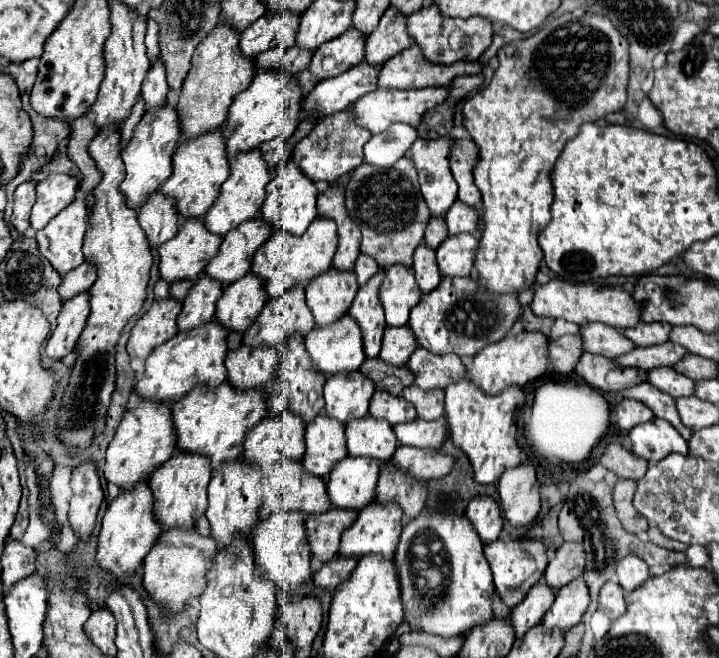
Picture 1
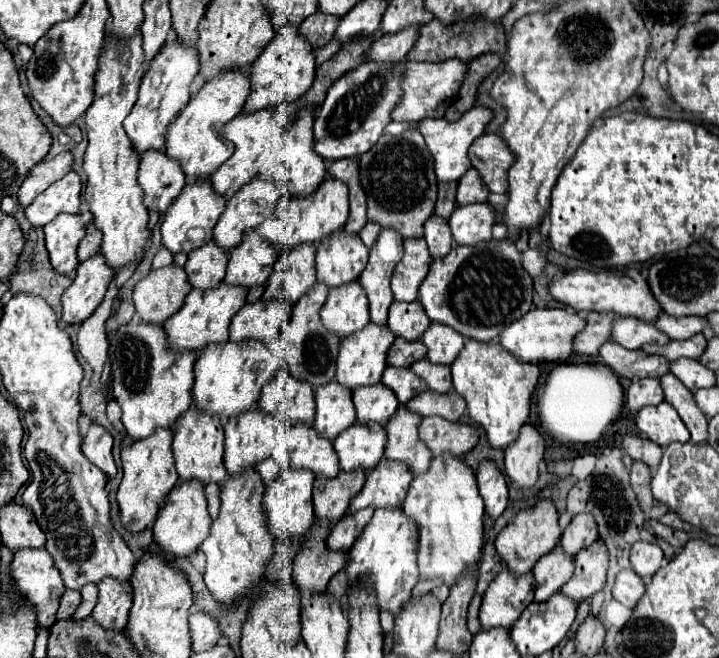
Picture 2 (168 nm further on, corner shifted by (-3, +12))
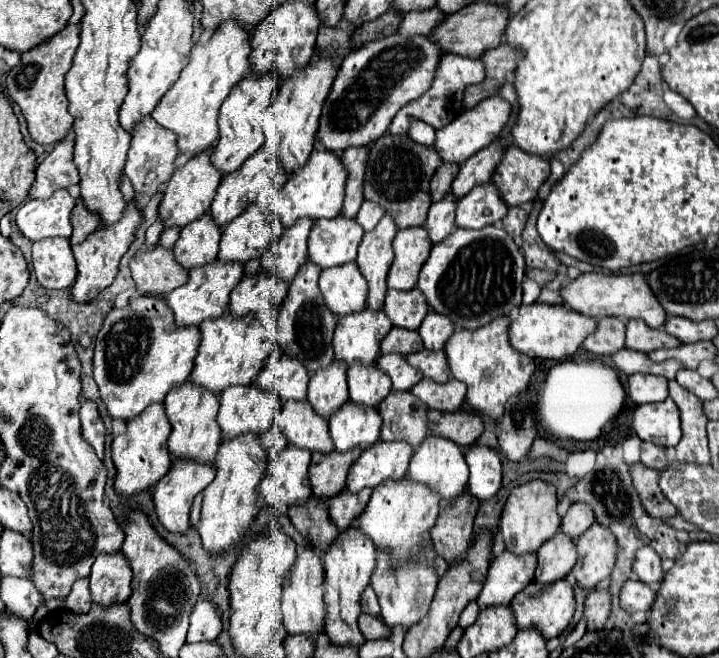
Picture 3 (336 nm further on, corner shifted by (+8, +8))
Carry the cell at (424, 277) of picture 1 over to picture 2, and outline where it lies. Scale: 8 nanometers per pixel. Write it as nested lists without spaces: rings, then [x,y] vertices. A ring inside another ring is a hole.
[[[430,216],[424,224],[424,240],[434,260],[440,256],[446,256],[452,250],[452,234],[450,234],[448,222],[440,216]]]

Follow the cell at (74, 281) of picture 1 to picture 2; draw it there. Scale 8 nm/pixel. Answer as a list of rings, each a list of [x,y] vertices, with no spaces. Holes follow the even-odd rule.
[[[90,224],[84,240],[78,246],[78,260],[84,262],[84,260],[96,256],[100,252],[100,244],[102,244],[102,234],[100,234],[100,230],[96,230],[94,224]]]

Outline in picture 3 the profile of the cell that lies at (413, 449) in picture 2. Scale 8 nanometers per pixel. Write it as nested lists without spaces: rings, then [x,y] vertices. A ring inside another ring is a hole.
[[[389,392],[385,400],[381,400],[379,414],[383,418],[381,440],[405,440],[413,448],[417,448],[427,436],[427,416],[425,404],[417,400],[411,392]]]

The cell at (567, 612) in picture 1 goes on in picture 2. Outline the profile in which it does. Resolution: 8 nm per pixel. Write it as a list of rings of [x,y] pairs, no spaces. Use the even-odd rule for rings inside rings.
[[[594,542],[590,548],[584,548],[574,556],[574,564],[574,574],[560,588],[560,594],[574,602],[582,602],[602,590],[606,582],[608,552],[602,542]]]

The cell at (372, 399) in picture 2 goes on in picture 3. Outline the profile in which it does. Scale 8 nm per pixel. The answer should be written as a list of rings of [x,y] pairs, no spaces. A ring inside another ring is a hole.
[[[375,364],[373,368],[349,368],[347,382],[349,398],[373,408],[377,408],[379,402],[391,392],[389,376],[385,376],[385,372],[377,372]]]

